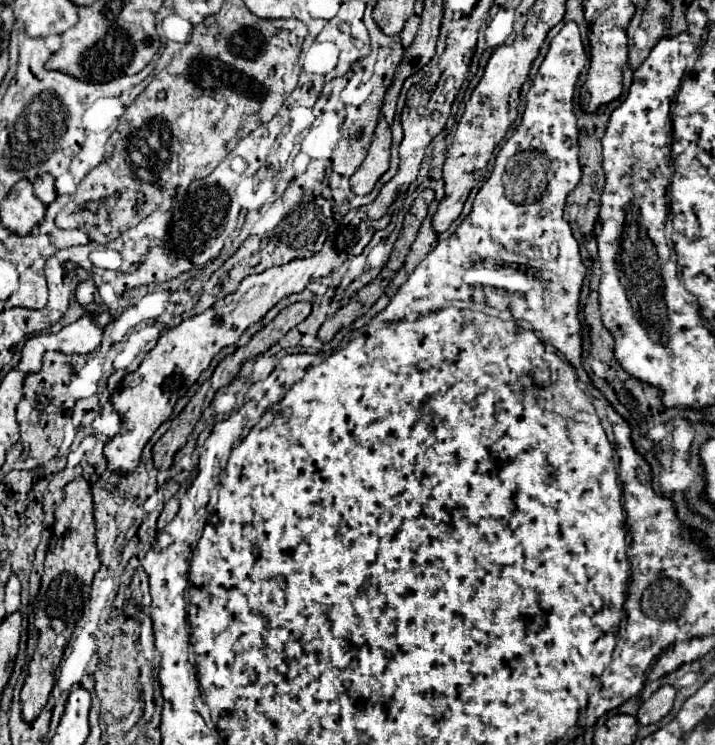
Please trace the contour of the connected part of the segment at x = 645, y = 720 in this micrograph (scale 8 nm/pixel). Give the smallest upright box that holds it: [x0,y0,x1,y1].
[637,686,677,724]

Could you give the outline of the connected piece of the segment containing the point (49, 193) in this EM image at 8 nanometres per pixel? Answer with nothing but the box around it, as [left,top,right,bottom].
[35,174,57,204]

